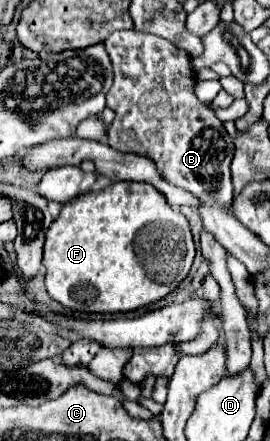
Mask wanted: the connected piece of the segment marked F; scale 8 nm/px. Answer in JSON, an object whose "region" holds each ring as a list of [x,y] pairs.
{"region":[[[120,183],[120,185],[108,185],[102,191],[92,191],[86,195],[80,195],[78,199],[70,201],[68,205],[64,205],[64,209],[60,211],[60,217],[50,225],[48,233],[46,233],[46,245],[44,245],[44,267],[46,267],[46,289],[50,293],[50,297],[58,303],[62,303],[64,307],[70,307],[74,311],[86,311],[86,313],[122,313],[122,311],[136,311],[140,307],[146,307],[150,303],[156,303],[160,299],[164,299],[170,291],[174,291],[188,275],[192,261],[194,261],[194,241],[192,241],[192,233],[188,227],[186,217],[180,211],[174,211],[166,201],[162,193],[156,193],[156,189],[152,189],[152,185],[136,185],[136,183]]]}

